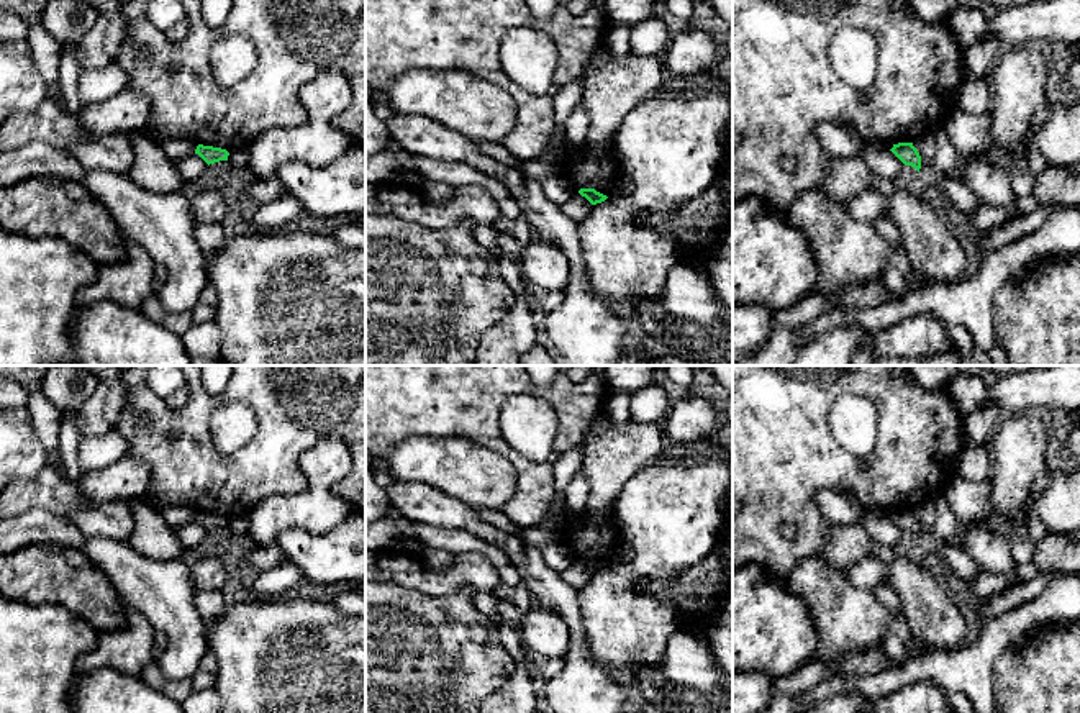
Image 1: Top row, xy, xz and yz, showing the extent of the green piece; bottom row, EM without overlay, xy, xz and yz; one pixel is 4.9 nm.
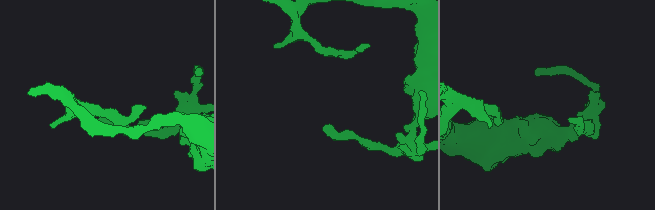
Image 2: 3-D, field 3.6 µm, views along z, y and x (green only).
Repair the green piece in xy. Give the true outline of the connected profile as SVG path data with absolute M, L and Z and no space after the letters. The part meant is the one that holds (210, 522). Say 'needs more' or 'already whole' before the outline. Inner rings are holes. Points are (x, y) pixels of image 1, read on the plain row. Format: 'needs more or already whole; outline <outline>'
already whole; outline M203 511L197 513L195 521L198 521L208 533L220 528L228 528L228 523L229 523L226 516L203 513Z

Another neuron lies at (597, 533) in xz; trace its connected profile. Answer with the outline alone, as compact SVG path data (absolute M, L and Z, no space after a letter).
M615 503L606 510L588 510L569 513L564 506L564 526L560 543L570 547L572 556L595 556L613 564L613 554L623 544L621 529L615 516Z

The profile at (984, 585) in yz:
M1034 562L1019 564L1018 574L1013 579L982 572L967 582L969 595L978 602L985 602L987 598L1005 592L1011 585L1032 580L1037 574L1039 570Z

